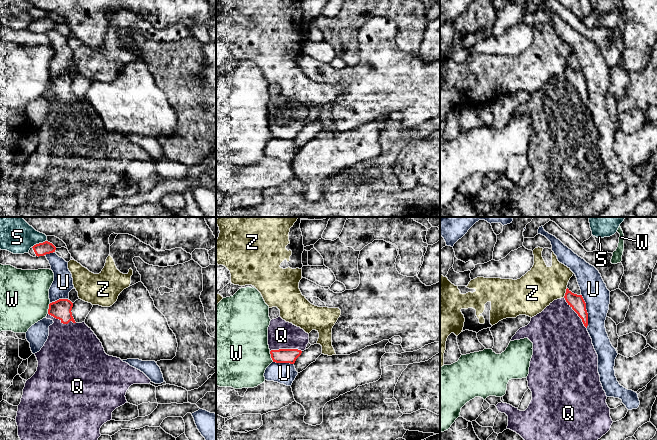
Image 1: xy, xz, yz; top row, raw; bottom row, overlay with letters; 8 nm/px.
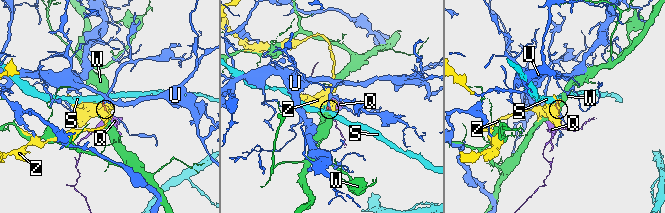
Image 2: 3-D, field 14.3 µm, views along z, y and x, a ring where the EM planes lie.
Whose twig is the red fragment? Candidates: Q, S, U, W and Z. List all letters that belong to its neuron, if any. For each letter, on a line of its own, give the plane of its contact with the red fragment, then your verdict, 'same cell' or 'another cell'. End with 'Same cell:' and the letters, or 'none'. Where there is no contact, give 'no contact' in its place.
Q: yz | same cell
S: xy | another cell
U: yz | another cell
W: xy | another cell
Z: yz | another cell
Same cell: Q

